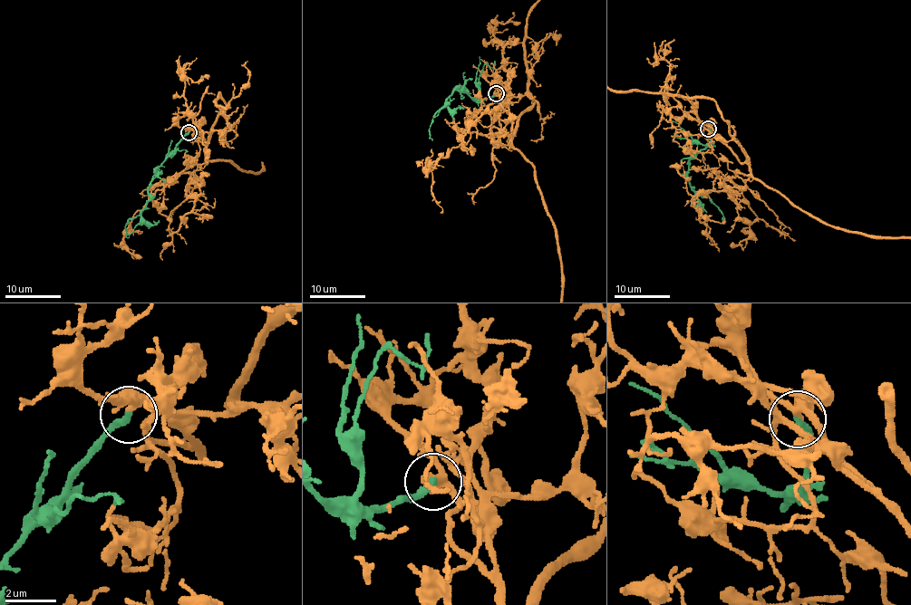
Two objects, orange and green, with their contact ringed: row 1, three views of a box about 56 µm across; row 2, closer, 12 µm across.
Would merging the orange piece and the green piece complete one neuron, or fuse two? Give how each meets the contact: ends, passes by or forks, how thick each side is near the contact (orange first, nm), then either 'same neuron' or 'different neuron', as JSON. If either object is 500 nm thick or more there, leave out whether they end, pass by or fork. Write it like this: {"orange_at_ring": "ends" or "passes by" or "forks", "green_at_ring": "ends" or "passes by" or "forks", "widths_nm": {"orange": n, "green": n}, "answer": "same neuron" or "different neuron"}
{"orange_at_ring": "passes by", "green_at_ring": "ends", "widths_nm": {"orange": 380, "green": 280}, "answer": "same neuron"}

